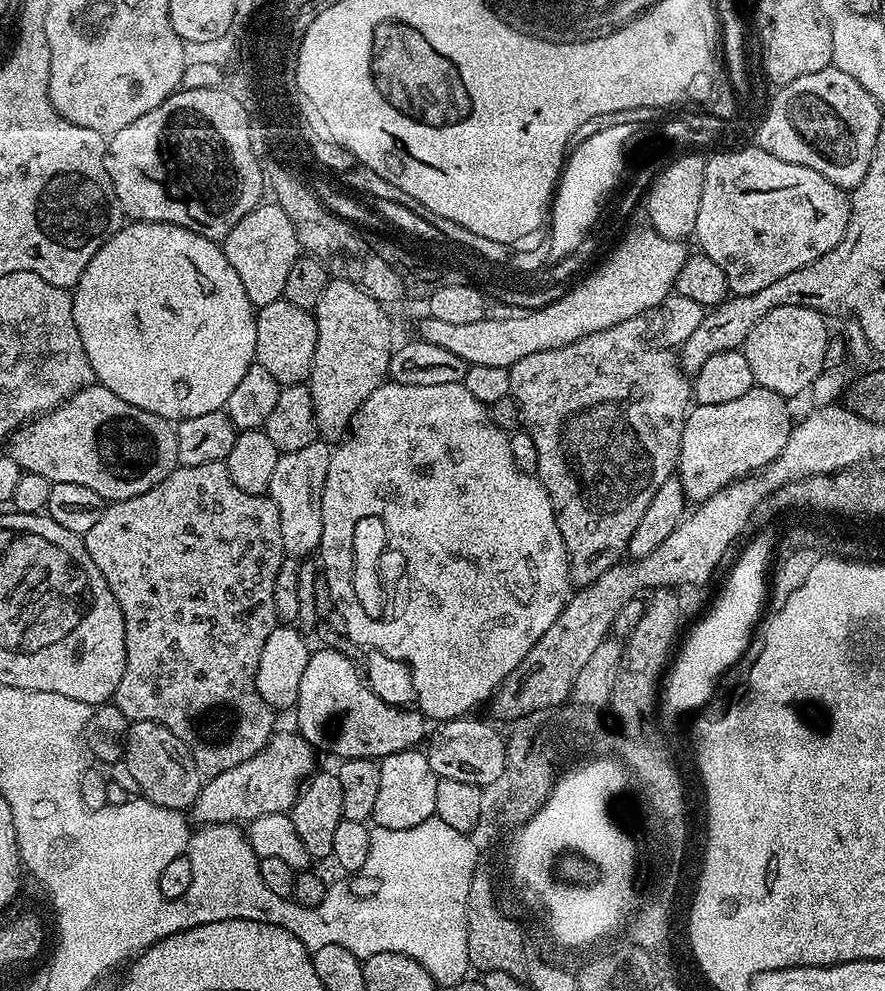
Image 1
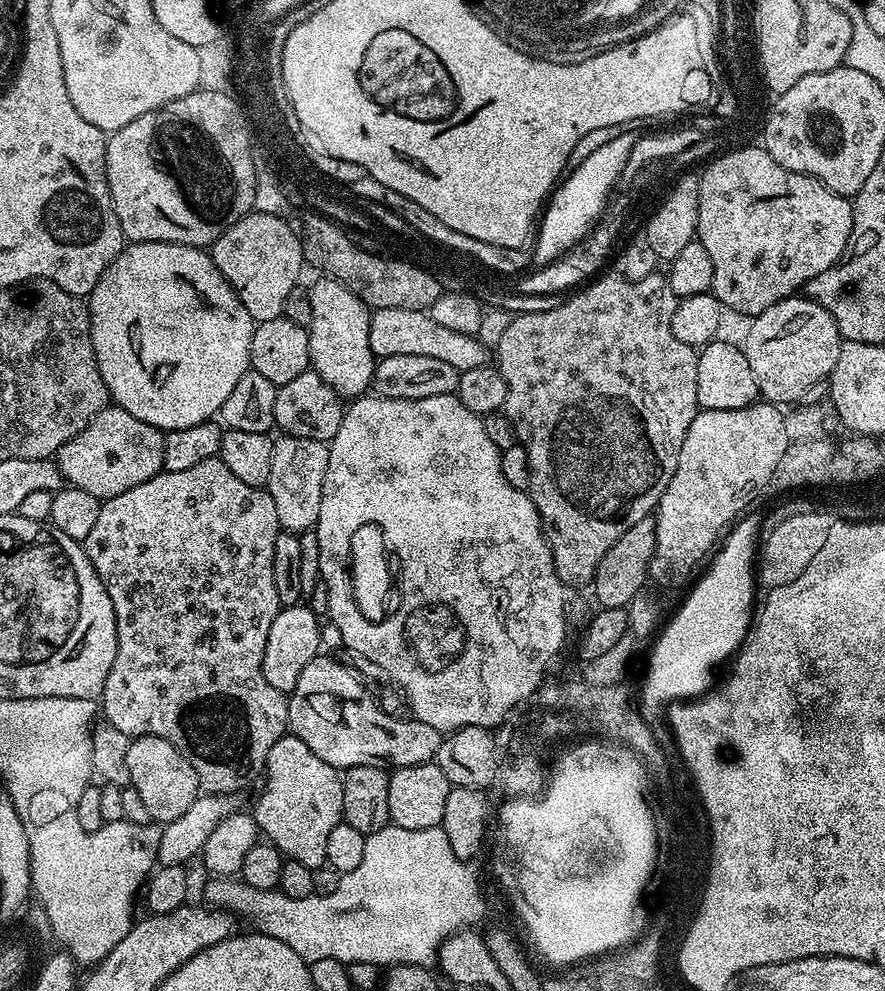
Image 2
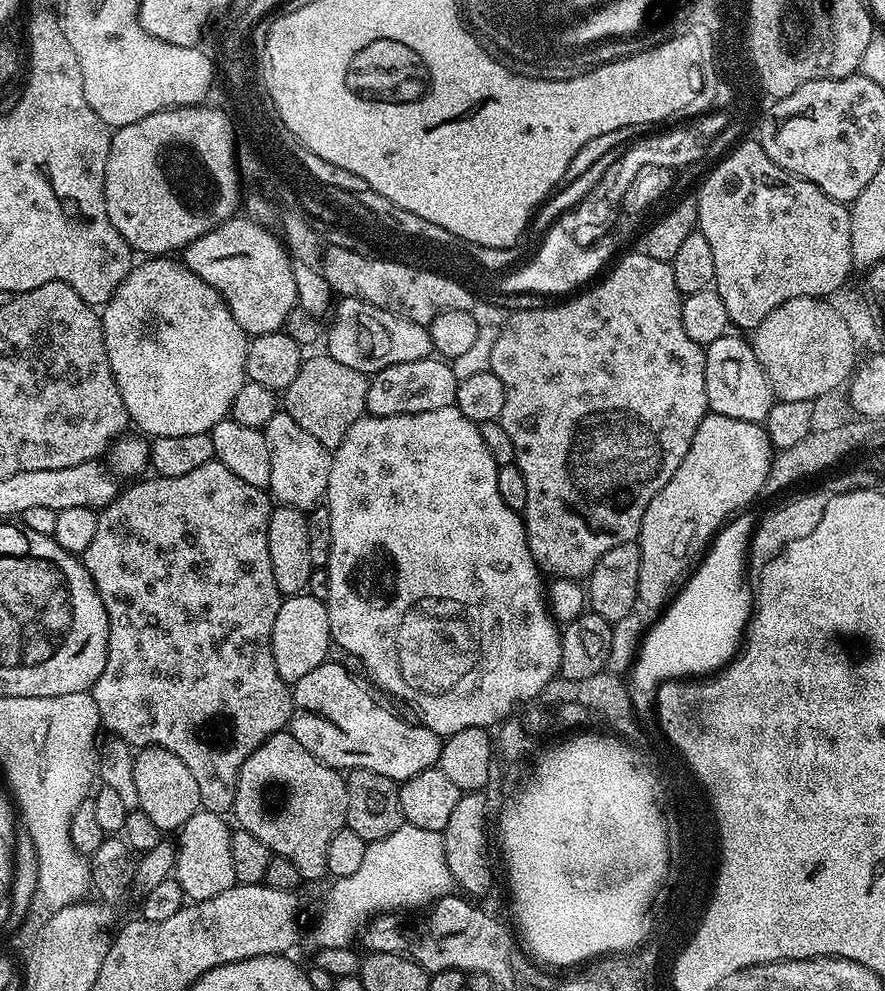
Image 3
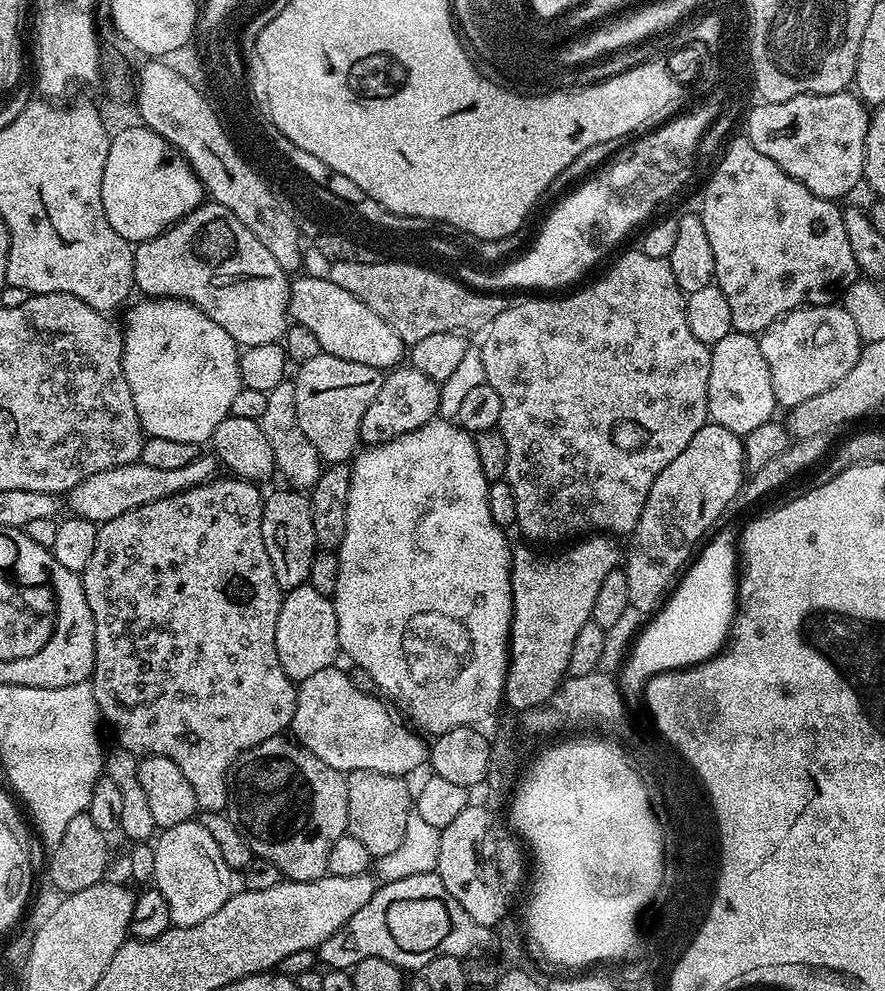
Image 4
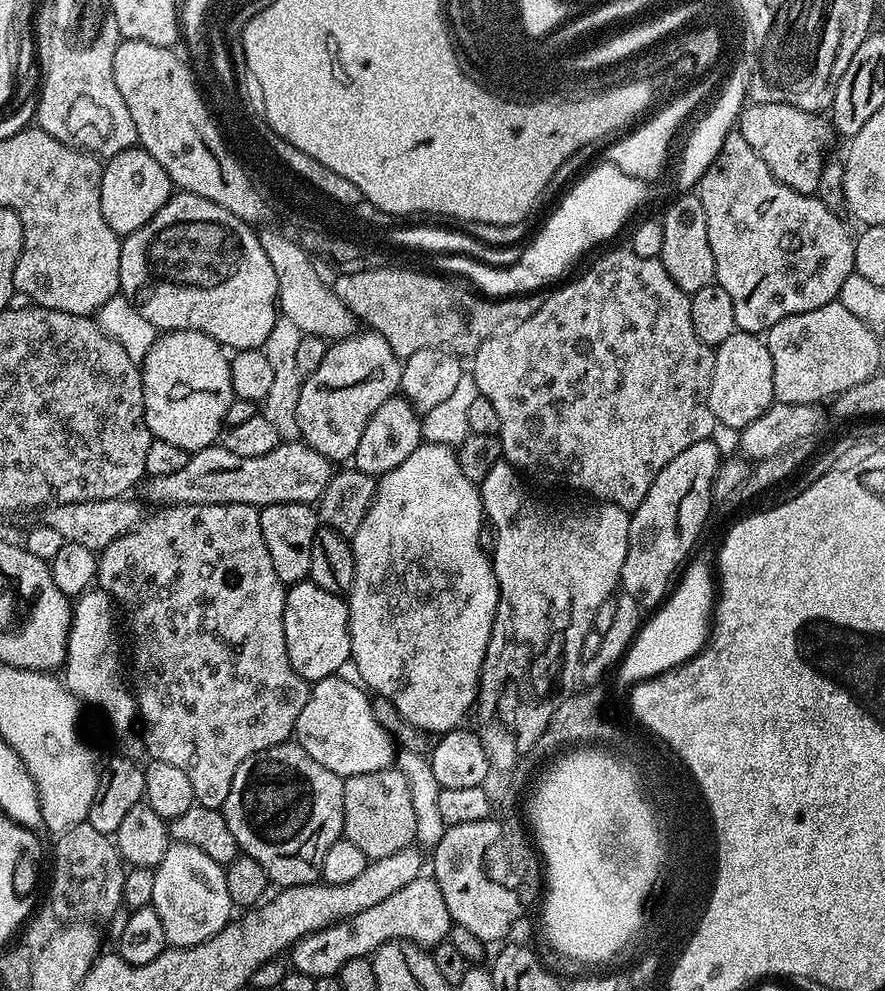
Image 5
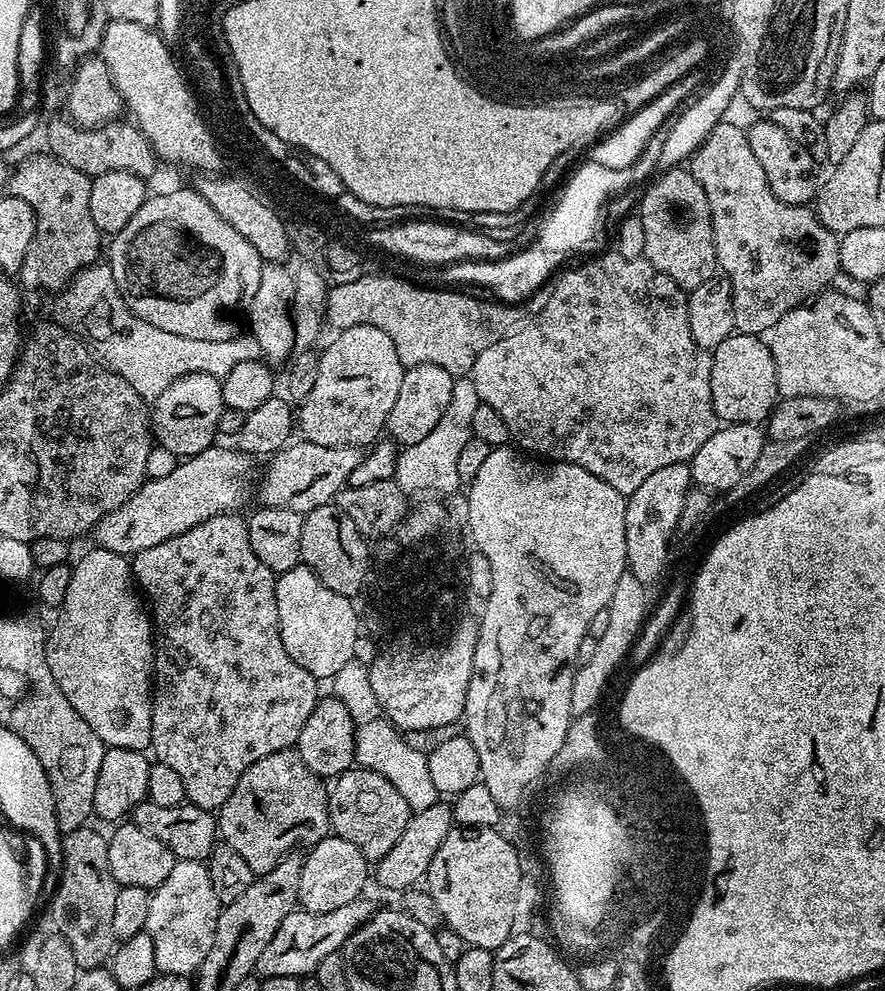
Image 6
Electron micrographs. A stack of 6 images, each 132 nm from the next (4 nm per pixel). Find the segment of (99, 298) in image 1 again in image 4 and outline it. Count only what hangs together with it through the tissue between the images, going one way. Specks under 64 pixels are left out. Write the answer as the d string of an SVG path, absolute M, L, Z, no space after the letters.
M144 298L132 308L128 325L123 325L124 353L122 370L134 398L134 410L148 436L170 438L174 442L190 442L197 446L211 441L218 422L232 411L234 394L241 388L238 362L240 352L235 340L200 308L184 300Z

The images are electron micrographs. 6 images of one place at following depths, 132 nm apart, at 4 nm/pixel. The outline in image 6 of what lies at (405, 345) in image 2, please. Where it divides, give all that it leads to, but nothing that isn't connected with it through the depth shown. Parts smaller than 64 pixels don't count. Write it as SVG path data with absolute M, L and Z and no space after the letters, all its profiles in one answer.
M200 174L195 177L194 187L196 191L214 206L214 210L221 215L225 222L230 222L254 250L258 250L261 261L278 264L287 261L290 255L290 245L287 236L287 226L284 225L283 217L259 199L257 194L252 192L250 187L243 185L242 182L233 179L228 174Z

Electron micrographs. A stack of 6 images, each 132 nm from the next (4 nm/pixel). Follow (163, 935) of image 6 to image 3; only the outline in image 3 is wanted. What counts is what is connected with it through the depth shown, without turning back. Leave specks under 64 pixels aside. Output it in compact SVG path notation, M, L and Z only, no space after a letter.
M201 810L195 812L178 829L180 840L175 841L174 879L189 901L209 900L222 894L222 890L230 890L237 884L234 878L234 861L230 859L230 838L233 829L228 828L228 824L224 820L227 819L219 812Z

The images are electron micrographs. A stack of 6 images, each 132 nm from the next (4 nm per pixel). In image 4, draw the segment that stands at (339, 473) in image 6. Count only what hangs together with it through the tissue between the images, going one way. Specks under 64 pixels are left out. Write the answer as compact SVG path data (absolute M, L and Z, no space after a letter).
M197 454L194 462L189 462L178 470L157 470L155 466L146 466L139 462L102 470L74 486L72 491L67 493L66 504L68 500L71 511L87 520L103 522L118 518L118 514L126 514L126 510L138 510L138 506L148 506L150 502L170 498L213 479L217 475L218 461L215 455L207 455Z

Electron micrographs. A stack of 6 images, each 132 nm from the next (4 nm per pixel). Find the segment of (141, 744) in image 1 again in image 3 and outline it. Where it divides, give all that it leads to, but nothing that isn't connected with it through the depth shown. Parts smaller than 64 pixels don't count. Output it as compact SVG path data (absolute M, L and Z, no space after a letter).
M141 748L135 753L135 758L134 786L138 790L139 811L144 812L146 818L150 818L150 822L154 822L154 826L160 828L161 833L175 833L195 812L201 811L198 782L194 782L194 774L190 774L186 762L182 762L182 758L178 758L178 754L170 754L170 750Z

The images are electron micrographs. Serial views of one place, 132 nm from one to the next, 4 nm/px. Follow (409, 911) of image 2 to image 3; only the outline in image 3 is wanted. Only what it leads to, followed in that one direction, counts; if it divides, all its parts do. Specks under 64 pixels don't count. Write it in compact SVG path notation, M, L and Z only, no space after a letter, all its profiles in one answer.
M405 822L394 834L369 843L355 874L335 881L332 893L312 928L313 949L347 948L374 916L382 912L431 905L453 891L443 854L444 837Z

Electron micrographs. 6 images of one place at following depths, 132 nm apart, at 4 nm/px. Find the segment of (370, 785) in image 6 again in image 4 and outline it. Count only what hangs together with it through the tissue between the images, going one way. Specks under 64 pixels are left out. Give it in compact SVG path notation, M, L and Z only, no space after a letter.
M354 770L346 776L346 814L348 815L347 835L358 838L366 845L373 858L394 854L406 835L406 822L414 814L414 792L408 789L409 781L403 776L378 774L378 770Z

